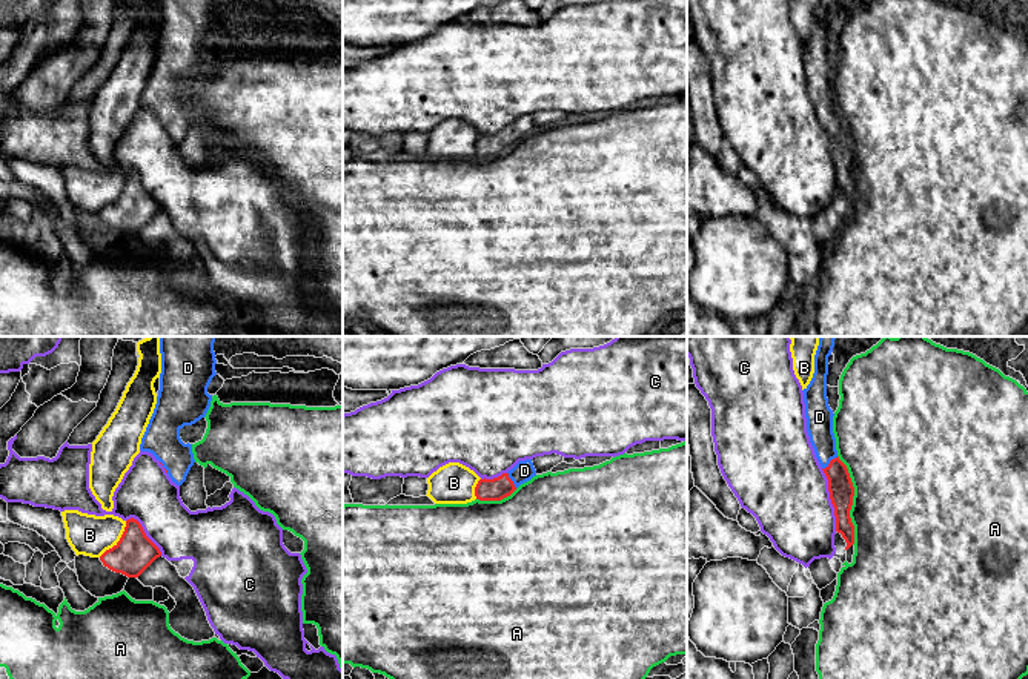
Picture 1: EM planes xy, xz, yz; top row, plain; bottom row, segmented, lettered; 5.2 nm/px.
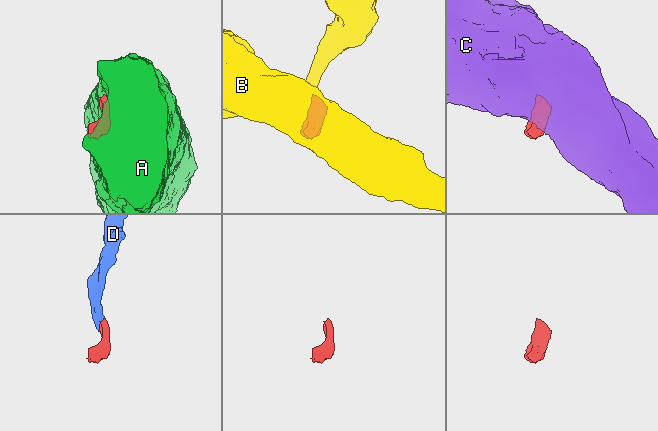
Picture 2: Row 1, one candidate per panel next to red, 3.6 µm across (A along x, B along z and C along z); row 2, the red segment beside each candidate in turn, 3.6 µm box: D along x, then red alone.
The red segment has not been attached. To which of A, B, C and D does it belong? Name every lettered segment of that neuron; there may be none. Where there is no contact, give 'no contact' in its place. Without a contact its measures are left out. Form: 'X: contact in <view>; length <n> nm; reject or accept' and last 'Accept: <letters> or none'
A: contact in yz; length 480 nm; reject
B: contact in xy; length 240 nm; reject
C: contact in yz; length 340 nm; reject
D: contact in yz; length 110 nm; accept
Accept: D

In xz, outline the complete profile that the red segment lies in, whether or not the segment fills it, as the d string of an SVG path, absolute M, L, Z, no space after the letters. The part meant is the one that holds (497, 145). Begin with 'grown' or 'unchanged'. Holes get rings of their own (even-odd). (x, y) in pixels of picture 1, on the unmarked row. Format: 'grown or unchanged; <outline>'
grown; M532 115L519 117L512 126L498 134L479 135L475 143L475 152L479 157L501 157L533 132L536 132L536 126Z

